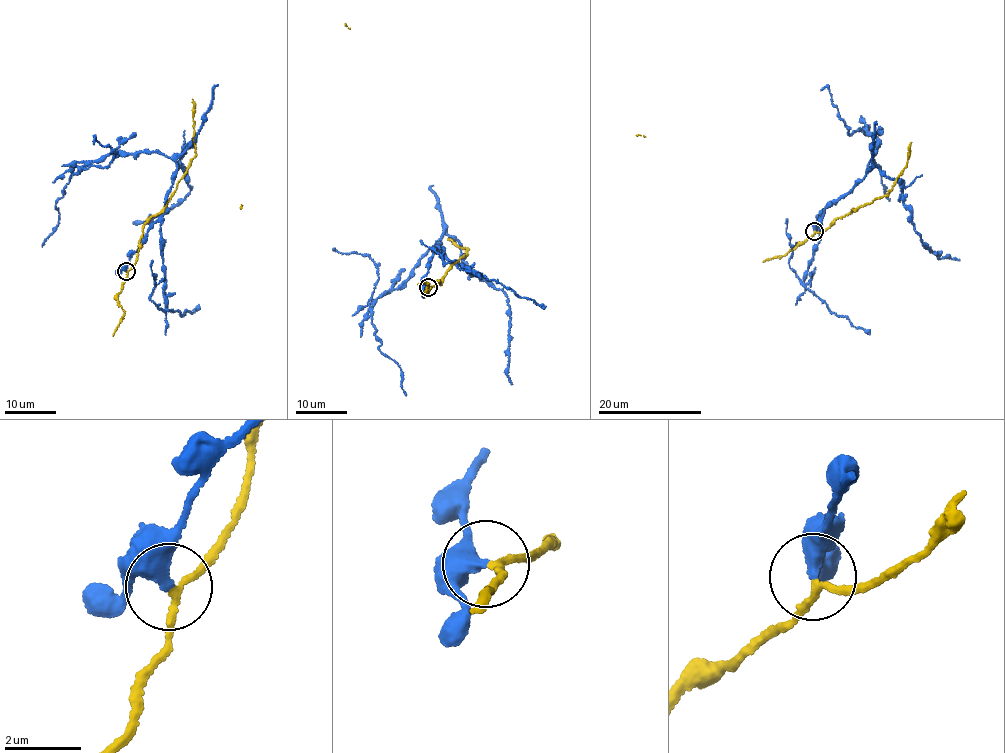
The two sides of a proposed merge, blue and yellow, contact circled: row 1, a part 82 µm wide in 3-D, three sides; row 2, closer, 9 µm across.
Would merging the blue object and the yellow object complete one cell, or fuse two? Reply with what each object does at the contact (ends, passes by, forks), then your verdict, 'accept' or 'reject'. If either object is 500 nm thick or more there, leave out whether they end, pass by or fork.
blue ends there; yellow passes by; reject

